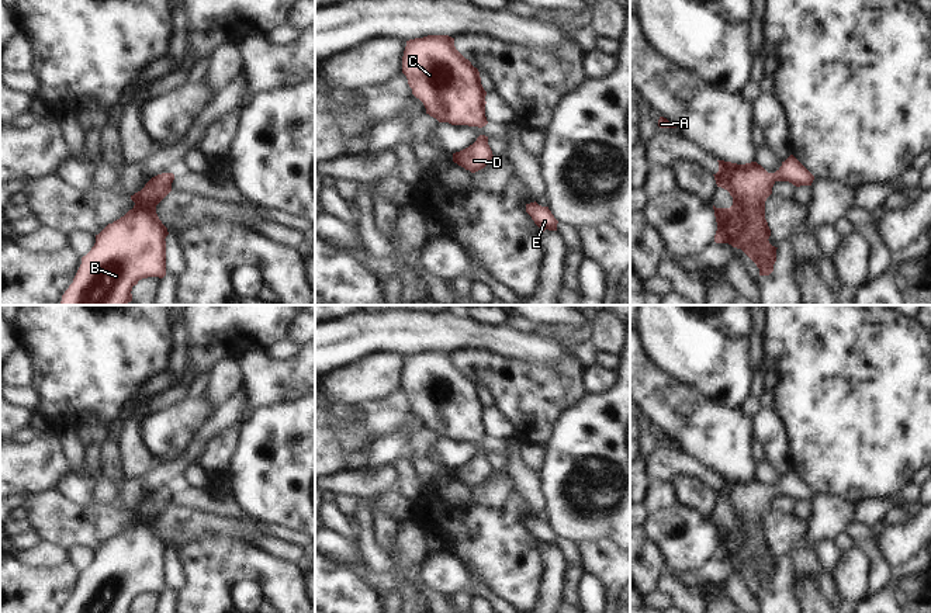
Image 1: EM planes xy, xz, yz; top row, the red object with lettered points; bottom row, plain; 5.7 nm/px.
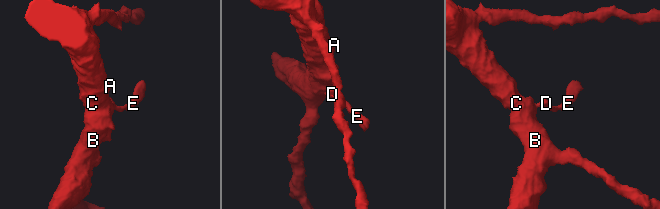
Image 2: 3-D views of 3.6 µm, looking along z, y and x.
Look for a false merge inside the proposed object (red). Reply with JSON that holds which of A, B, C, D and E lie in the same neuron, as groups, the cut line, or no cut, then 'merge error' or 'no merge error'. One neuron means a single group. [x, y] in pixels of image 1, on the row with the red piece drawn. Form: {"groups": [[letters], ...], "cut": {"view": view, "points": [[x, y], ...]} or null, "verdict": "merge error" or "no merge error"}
{"groups": [["A", "B", "C", "D", "E"]], "cut": null, "verdict": "no merge error"}

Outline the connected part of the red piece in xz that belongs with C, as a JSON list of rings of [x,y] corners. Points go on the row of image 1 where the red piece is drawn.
[[[449,35],[406,41],[402,73],[426,114],[439,122],[482,128],[487,91],[480,72],[454,46]]]

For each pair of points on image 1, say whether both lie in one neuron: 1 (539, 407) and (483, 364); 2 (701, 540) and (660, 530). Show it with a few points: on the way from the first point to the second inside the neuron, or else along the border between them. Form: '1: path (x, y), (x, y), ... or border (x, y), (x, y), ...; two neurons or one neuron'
1: path (525, 392), (514, 381), (505, 380), (497, 373); one neuron
2: path (691, 540), (670, 539); one neuron

